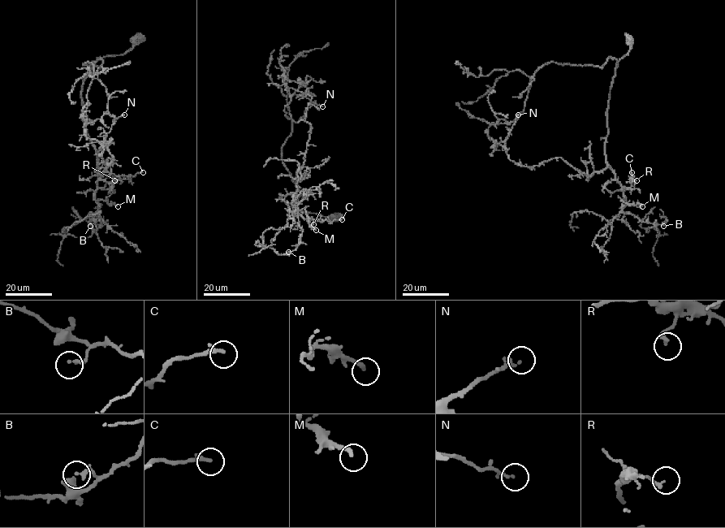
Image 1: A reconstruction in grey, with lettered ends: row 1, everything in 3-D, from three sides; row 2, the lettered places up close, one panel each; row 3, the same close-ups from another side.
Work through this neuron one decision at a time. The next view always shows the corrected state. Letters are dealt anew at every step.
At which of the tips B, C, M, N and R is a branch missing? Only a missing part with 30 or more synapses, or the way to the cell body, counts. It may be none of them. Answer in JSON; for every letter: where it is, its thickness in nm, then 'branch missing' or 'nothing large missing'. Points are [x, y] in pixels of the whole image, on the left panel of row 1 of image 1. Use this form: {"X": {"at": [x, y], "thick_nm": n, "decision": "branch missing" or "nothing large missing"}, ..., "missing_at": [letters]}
{"B": {"at": [90, 226], "thick_nm": 190, "decision": "nothing large missing"}, "C": {"at": [143, 172], "thick_nm": 220, "decision": "nothing large missing"}, "M": {"at": [118, 206], "thick_nm": 220, "decision": "nothing large missing"}, "N": {"at": [124, 114], "thick_nm": 110, "decision": "nothing large missing"}, "R": {"at": [114, 180], "thick_nm": 170, "decision": "nothing large missing"}, "missing_at": []}

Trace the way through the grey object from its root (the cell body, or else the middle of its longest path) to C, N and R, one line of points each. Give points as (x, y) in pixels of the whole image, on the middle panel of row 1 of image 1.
C: (336, 218), (329, 218), (304, 212), (279, 197), (294, 192), (295, 210), (304, 219), (321, 222), (342, 219)
N: (336, 218), (279, 197), (295, 194), (301, 177), (311, 127), (305, 116), (312, 97), (303, 93), (322, 106)
R: (336, 218), (301, 211), (282, 201), (281, 195), (294, 192), (296, 211), (304, 219), (312, 219), (313, 224)

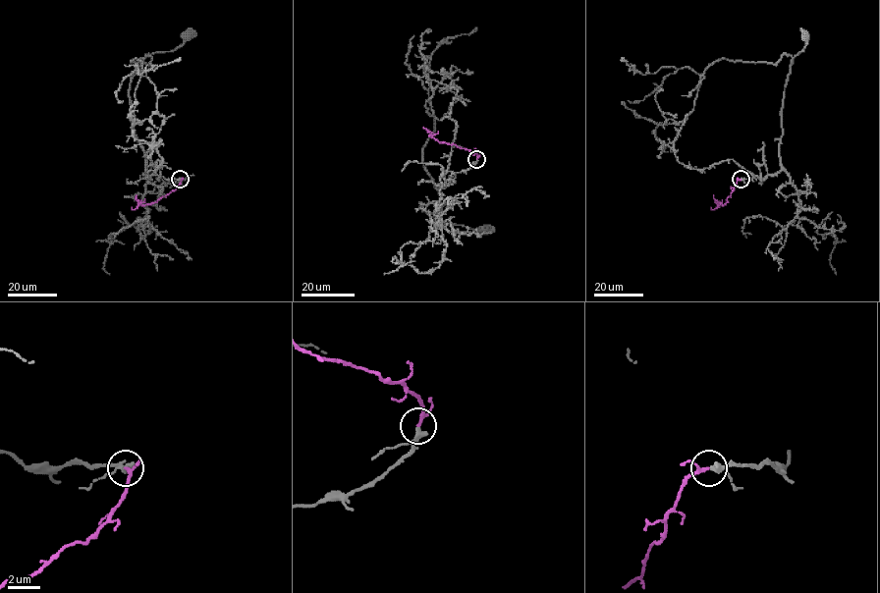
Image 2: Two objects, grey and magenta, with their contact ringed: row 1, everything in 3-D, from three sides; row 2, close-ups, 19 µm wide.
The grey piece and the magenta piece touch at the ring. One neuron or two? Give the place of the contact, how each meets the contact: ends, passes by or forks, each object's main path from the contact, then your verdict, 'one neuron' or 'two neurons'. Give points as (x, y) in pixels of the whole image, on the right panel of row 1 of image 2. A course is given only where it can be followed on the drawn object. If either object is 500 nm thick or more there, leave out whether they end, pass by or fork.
(741, 179) | grey passes by | magenta passes by | grey via (741, 179), (751, 179), (751, 175), (763, 179), (780, 171), (784, 86), (792, 60), (805, 47), (805, 35) | magenta via (741, 179), (723, 205), (712, 210), (711, 207) | one neuron

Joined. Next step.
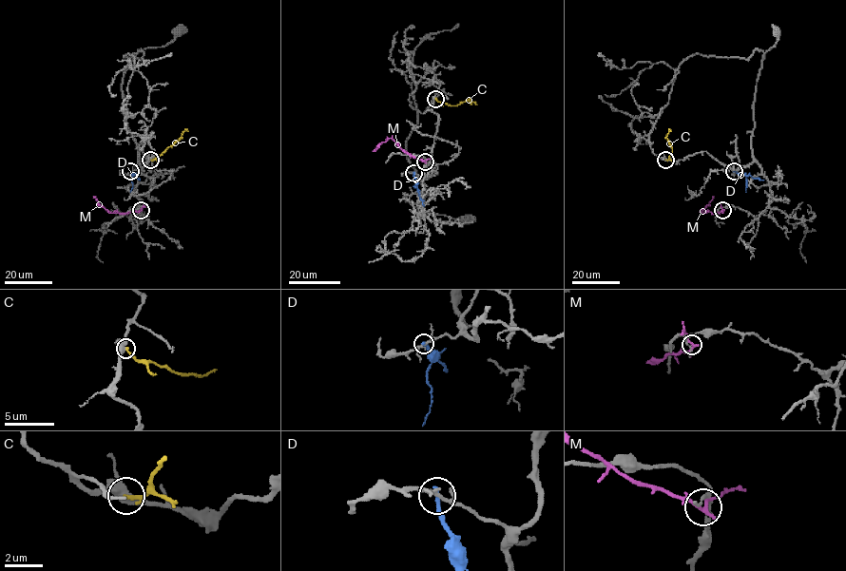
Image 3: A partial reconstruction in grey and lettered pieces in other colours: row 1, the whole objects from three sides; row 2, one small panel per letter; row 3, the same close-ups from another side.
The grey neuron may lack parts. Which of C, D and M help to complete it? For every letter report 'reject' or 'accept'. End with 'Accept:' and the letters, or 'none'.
C: reject
D: reject
M: reject
Accept: none

